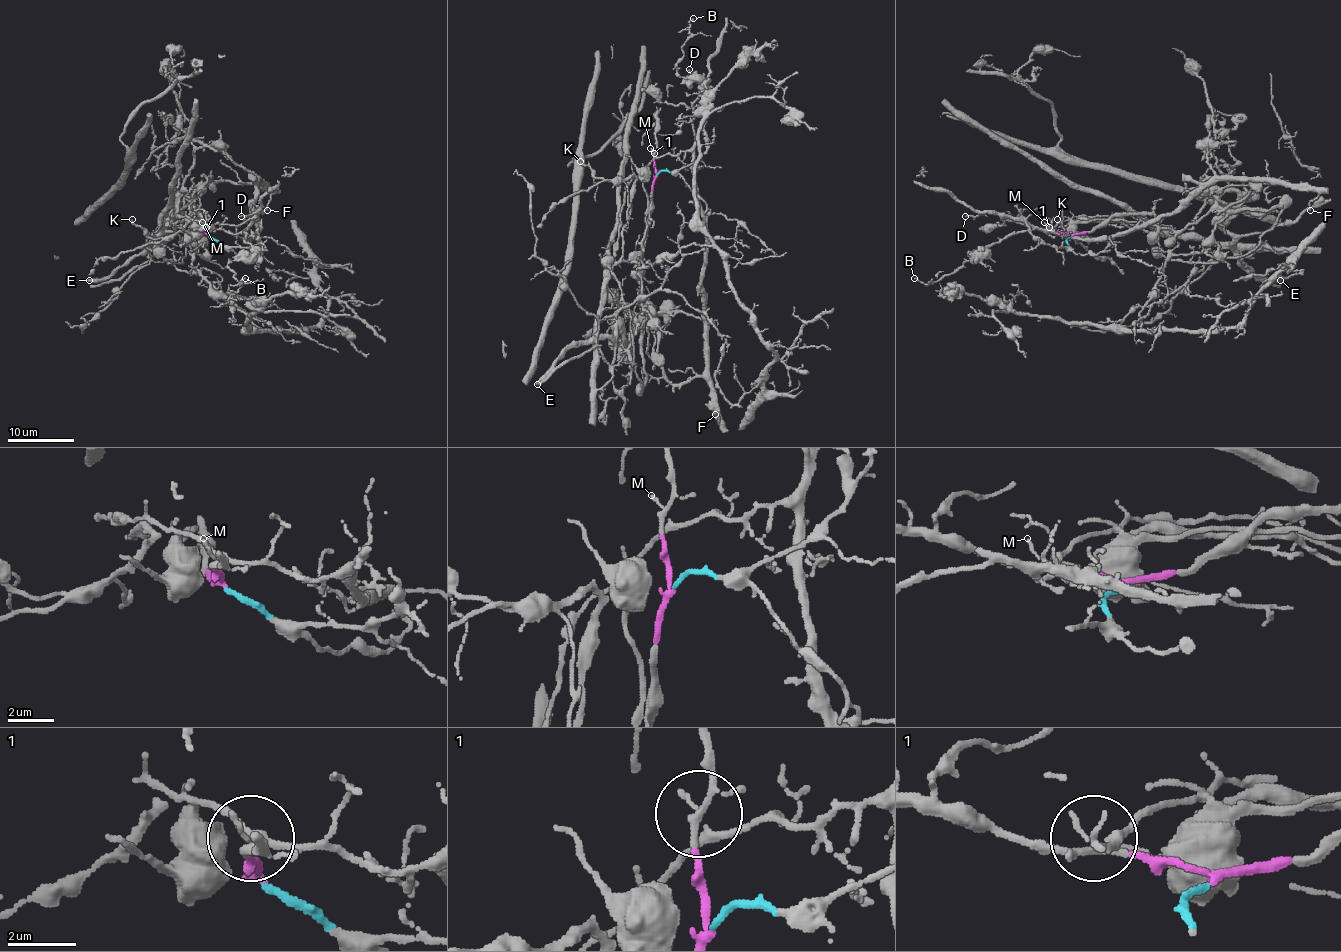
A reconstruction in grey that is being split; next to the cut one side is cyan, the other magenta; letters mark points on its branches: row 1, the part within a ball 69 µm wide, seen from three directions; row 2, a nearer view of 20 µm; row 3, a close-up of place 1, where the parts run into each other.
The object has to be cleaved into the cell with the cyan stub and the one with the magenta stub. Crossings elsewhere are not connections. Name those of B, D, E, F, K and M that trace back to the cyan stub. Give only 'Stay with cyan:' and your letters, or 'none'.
Stay with cyan: B, D, F, M

